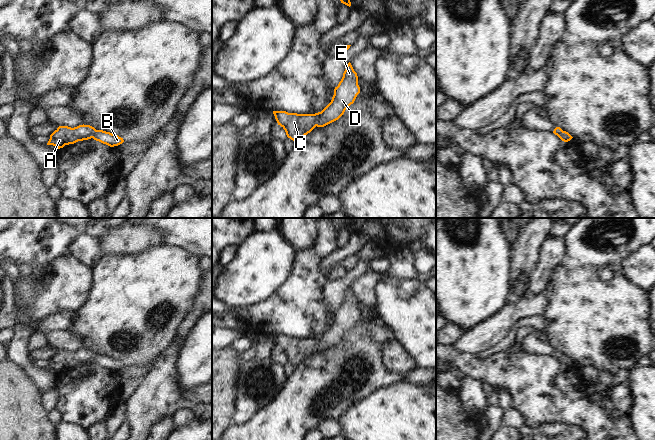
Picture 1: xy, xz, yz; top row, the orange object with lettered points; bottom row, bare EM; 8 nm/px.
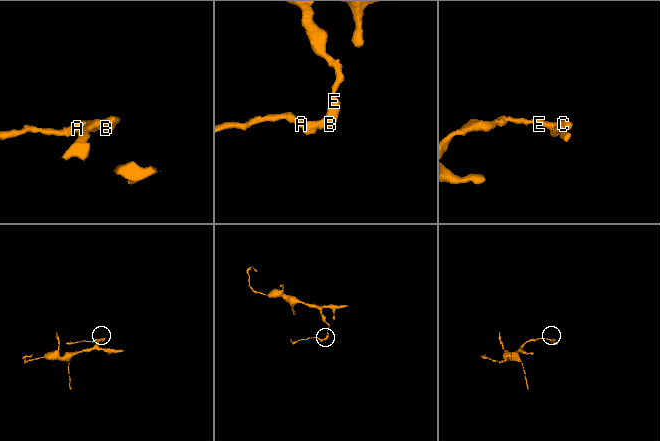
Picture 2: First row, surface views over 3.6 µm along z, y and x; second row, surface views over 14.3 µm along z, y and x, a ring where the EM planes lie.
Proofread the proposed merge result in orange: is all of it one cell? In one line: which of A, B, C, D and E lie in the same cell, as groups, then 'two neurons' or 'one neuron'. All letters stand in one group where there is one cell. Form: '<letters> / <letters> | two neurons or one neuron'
A B C D E | one neuron

